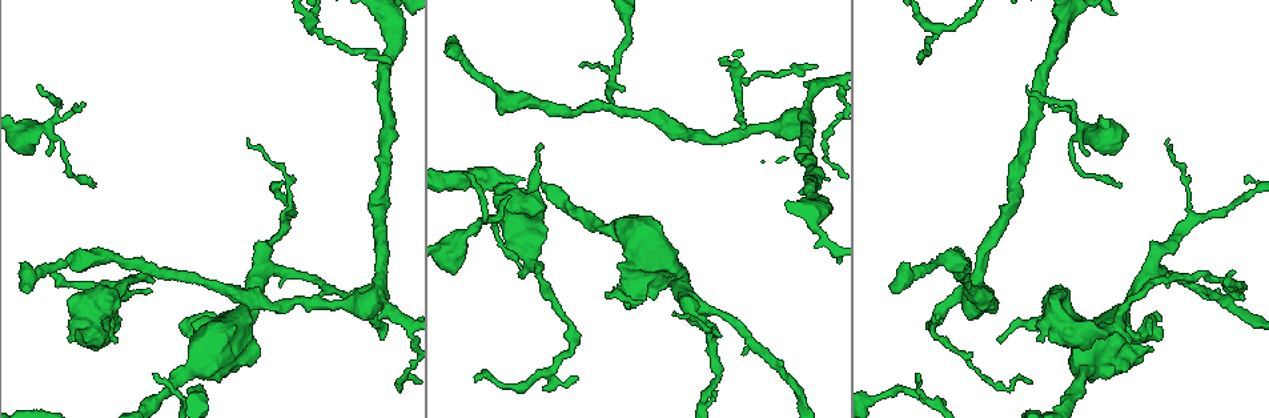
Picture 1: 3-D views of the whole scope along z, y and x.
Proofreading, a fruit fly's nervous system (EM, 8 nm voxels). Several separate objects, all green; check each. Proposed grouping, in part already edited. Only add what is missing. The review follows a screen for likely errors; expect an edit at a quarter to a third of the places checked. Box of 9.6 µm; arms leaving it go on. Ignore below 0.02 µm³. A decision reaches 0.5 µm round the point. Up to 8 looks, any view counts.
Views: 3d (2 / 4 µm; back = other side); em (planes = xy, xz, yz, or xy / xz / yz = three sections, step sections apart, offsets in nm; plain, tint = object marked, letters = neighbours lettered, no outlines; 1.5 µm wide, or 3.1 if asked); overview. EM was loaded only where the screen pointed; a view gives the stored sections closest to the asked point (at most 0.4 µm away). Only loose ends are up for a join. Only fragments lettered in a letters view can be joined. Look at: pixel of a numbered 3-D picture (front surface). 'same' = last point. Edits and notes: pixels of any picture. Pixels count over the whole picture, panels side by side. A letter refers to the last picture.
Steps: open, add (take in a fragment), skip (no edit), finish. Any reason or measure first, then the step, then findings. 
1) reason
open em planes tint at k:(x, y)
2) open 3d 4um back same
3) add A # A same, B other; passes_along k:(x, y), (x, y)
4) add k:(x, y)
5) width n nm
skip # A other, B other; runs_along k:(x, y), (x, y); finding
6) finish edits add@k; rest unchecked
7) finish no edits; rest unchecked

branch stops here
open em yz step 4 letters at 1:(450, 38)

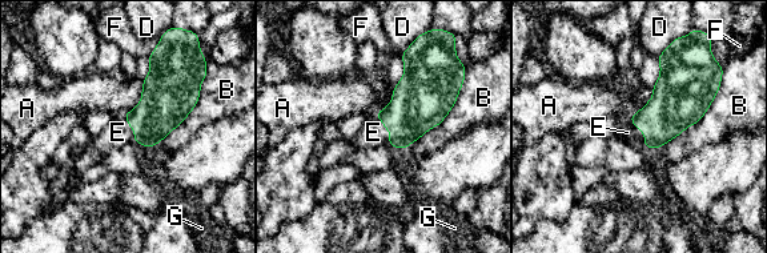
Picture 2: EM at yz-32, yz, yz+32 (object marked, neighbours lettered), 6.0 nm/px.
another direction
open em planes letters same

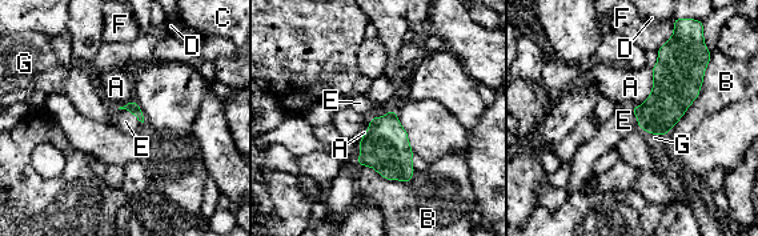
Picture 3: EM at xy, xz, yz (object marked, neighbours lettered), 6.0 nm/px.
add E # A other, B other, C other, D other, E same, F other, G other; passes_along 3:(132, 106), (131, 111), (125, 122); it goes on there

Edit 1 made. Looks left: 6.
an open end
open 3d 2um at 1:(72, 338)

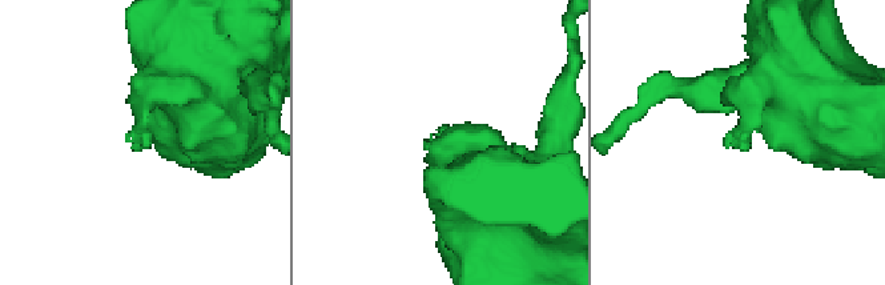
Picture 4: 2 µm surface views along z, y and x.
open em yz step 8 tint at 4:(146, 147)

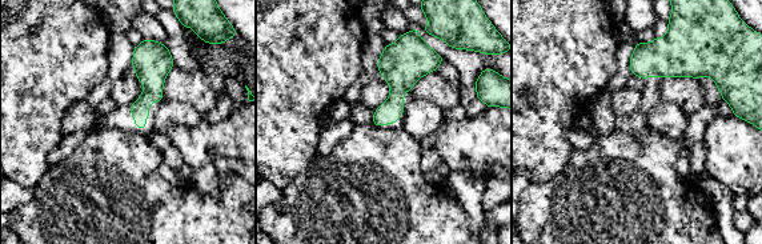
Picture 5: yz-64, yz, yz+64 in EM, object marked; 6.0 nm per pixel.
open em planes letters same

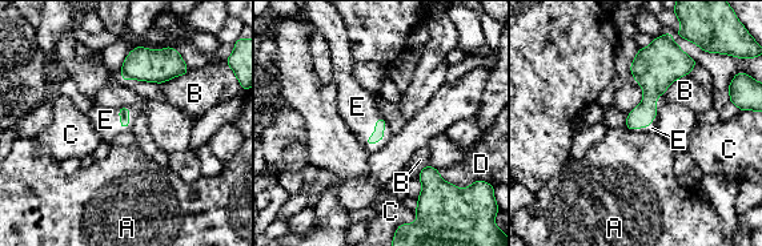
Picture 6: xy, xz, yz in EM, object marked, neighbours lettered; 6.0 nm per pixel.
add E # A other, B other, C other, D other, E same; passes_along 6:(380, 124), (375, 132), (357, 107); it goes on there

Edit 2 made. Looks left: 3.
redraw
open overview

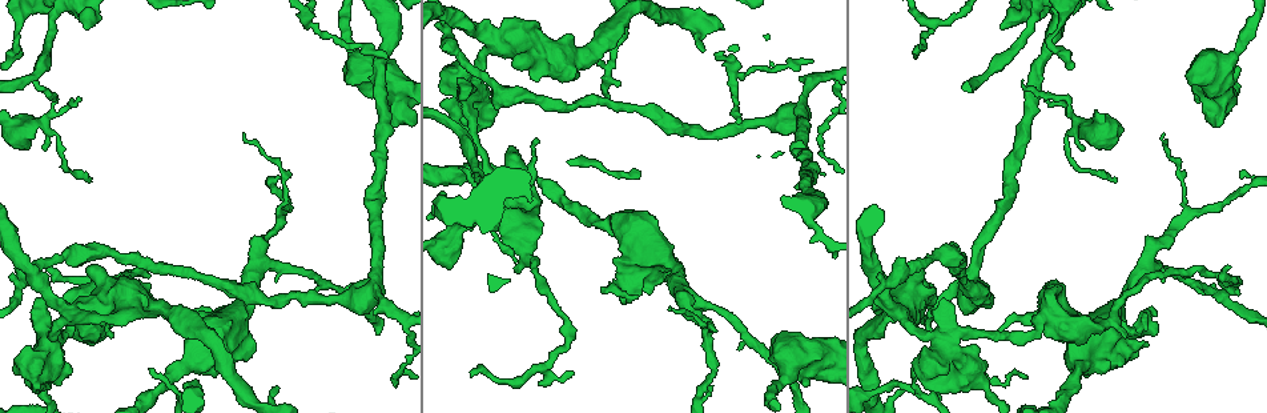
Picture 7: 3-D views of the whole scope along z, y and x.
thin end
open em planes letters at 7:(1229, 265)

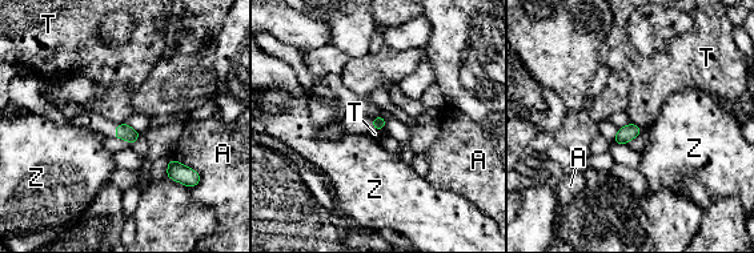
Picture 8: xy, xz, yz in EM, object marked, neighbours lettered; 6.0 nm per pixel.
skip # A other, T other, Z other; border 8:(372, 128), (382, 129); no lettered fragment goes on from it

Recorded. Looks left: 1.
finish edits add@3, add@6; rest unchecked

